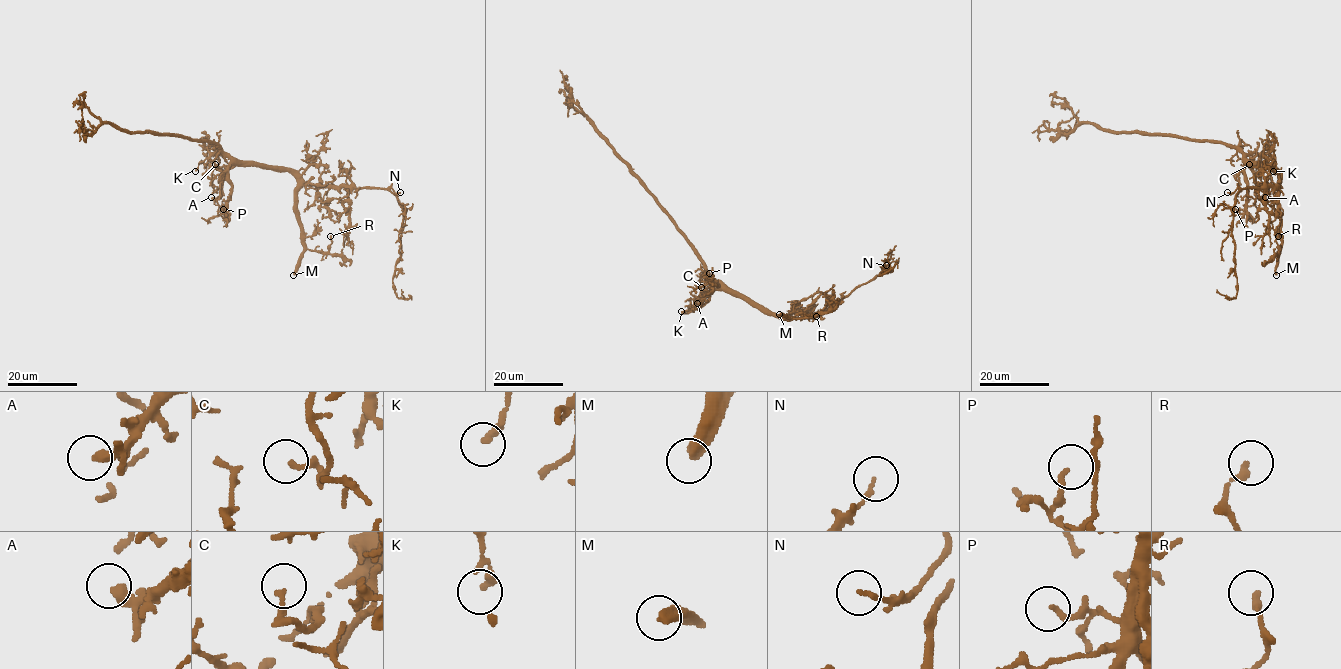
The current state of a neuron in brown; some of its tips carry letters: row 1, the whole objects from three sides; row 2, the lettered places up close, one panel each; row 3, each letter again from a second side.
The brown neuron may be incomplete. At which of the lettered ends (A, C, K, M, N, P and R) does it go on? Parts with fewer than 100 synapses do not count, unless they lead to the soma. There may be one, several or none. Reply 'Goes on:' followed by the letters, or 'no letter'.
Goes on: M

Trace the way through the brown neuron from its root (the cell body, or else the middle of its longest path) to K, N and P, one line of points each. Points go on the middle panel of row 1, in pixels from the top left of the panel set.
K: (738, 296), (715, 289), (703, 304), (681, 311)
N: (738, 296), (779, 315), (818, 316), (855, 289), (874, 279), (886, 265)
P: (738, 296), (727, 293), (716, 282), (717, 285), (712, 284), (707, 278), (709, 273)

